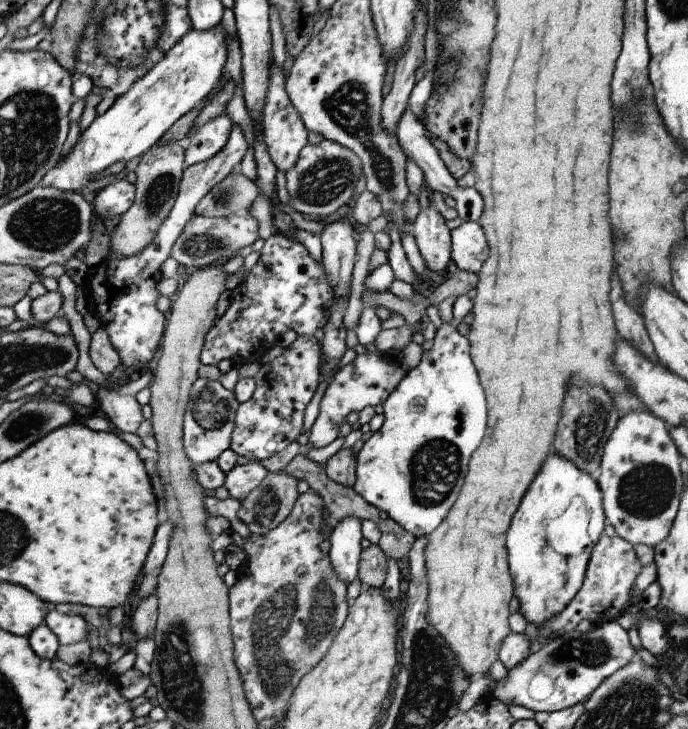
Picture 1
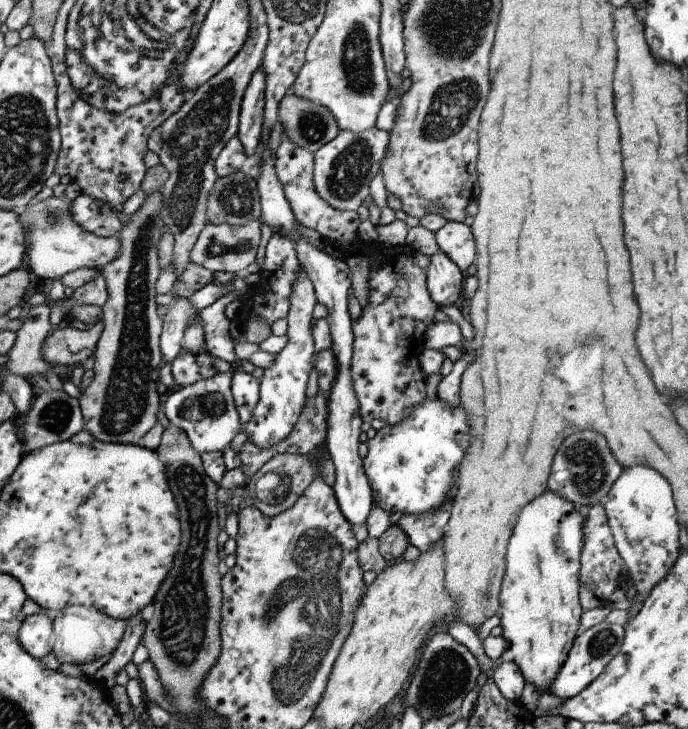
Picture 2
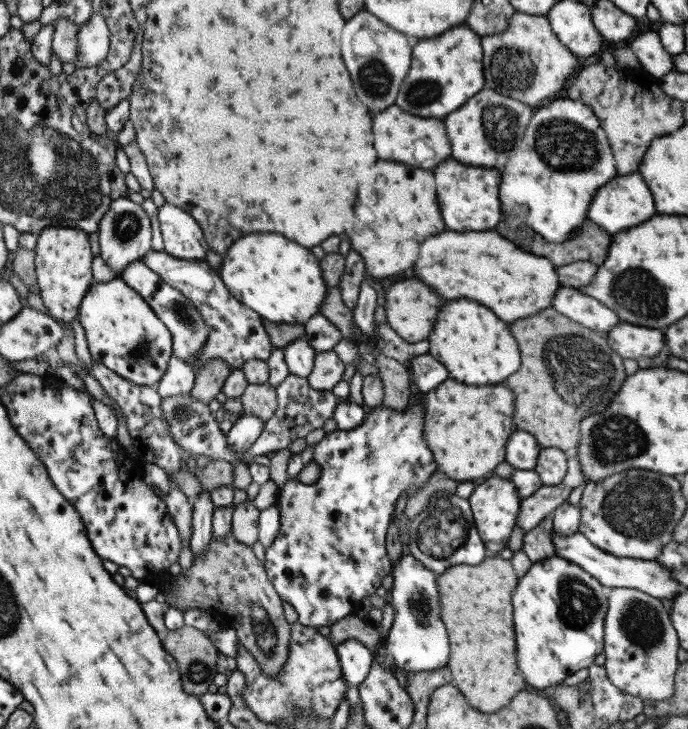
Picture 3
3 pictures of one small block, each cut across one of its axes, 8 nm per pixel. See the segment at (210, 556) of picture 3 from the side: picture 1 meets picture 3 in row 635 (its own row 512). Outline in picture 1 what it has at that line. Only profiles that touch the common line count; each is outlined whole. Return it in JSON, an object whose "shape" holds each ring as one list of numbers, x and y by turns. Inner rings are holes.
{"shape":[[269,474,239,508,239,520,249,528,251,536,269,536,269,532,289,520,297,502,297,480,287,474]]}

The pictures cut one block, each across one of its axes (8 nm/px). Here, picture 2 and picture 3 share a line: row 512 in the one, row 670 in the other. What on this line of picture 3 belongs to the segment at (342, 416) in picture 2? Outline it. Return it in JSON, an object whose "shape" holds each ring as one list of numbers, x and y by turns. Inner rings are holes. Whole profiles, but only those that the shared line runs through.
{"shape":[[351,638,345,644,337,646,339,650,339,660,345,672,345,678,351,686,359,686,363,678,367,678,367,672,371,670,373,664,373,652,369,652,359,640]]}

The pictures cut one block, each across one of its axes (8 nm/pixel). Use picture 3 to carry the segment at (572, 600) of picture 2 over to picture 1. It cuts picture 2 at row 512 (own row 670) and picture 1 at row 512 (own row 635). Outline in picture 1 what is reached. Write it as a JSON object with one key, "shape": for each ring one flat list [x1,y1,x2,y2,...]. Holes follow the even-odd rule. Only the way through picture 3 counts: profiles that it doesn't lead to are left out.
{"shape":[[557,454,547,456,539,472,531,480,527,492,523,494,505,536,513,594,519,598,521,604,519,612,525,616,527,622,533,622,535,626,541,624,549,616,561,612,567,606,567,602,579,592,589,556,595,544,599,542,605,526,607,526,607,518,603,514,603,498,595,476,577,468,569,458]]}

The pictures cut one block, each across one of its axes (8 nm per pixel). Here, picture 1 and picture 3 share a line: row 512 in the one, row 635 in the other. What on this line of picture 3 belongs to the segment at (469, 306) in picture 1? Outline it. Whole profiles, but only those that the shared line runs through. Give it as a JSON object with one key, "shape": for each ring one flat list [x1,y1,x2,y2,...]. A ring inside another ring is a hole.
{"shape":[[411,554,401,556,401,560,393,562,391,566,393,566,391,572,393,590,389,592,391,592,391,608,395,610,395,618,387,634,381,636,383,642,379,640,379,650,373,652,373,658,389,672,395,672,395,668,399,668,405,672,405,676,413,672,429,672,429,670,445,668,449,658,449,646,437,608,439,602,437,602,435,576]]}

